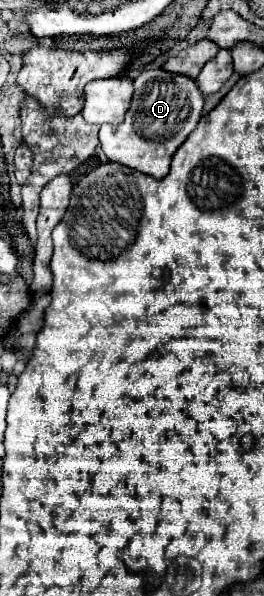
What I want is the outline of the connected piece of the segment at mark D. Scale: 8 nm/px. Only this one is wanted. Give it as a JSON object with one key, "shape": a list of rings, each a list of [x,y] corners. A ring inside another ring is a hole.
{"shape":[[[144,70],[134,80],[134,96],[130,110],[120,126],[104,124],[100,126],[100,146],[110,162],[118,162],[122,166],[128,166],[136,172],[142,172],[152,178],[164,178],[164,174],[170,172],[170,162],[180,144],[190,136],[190,132],[196,128],[200,116],[202,116],[202,104],[204,98],[200,98],[200,90],[196,90],[194,80],[184,78],[180,74],[168,74],[164,70]]]}

